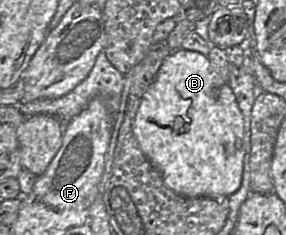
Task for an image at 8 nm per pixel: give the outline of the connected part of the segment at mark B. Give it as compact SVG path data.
M173 50L162 62L154 82L141 98L132 134L141 151L160 172L167 188L178 195L197 198L230 196L242 182L244 117L228 84L218 85L209 59L202 53Z

